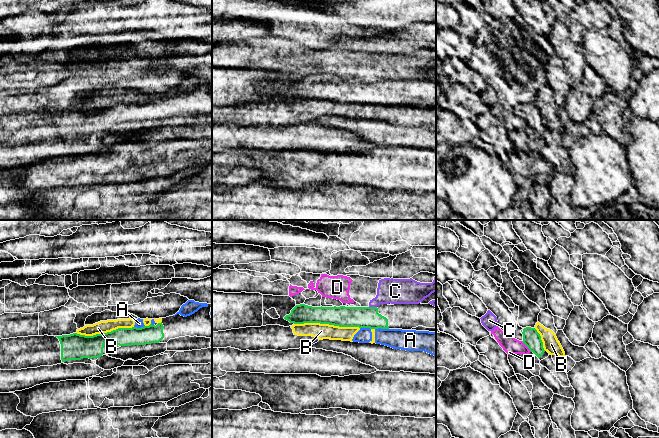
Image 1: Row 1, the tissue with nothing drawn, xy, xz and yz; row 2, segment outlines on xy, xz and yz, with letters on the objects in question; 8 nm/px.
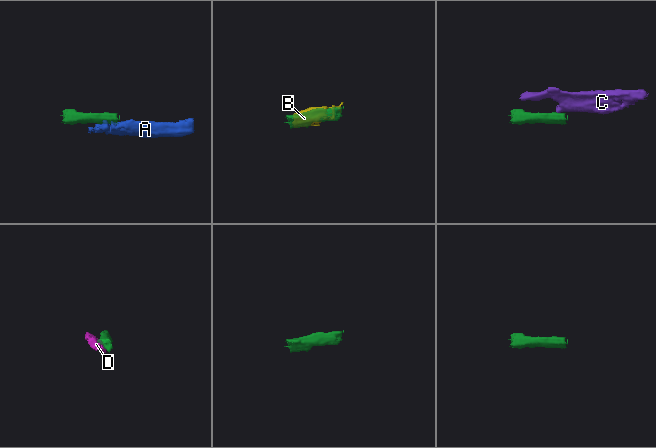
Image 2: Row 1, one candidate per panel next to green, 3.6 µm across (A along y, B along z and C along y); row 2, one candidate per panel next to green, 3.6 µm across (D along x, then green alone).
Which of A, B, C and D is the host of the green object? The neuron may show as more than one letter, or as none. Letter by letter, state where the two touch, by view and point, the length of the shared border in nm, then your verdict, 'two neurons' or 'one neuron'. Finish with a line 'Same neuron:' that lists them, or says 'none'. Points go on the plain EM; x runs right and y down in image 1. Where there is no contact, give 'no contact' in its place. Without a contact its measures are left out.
A: contact xz (381, 104); length 110 nm; two neurons
B: contact xz (327, 99); length 550 nm; two neurons
C: contact xz (373, 83); length 60 nm; two neurons
D: contact yz (526, 121); length 120 nm; two neurons
Same neuron: none

